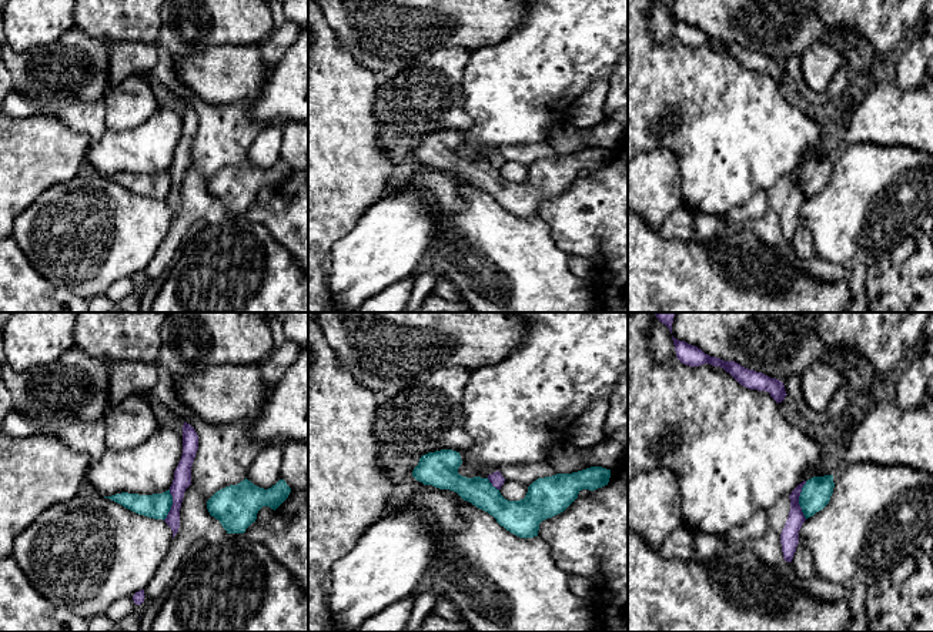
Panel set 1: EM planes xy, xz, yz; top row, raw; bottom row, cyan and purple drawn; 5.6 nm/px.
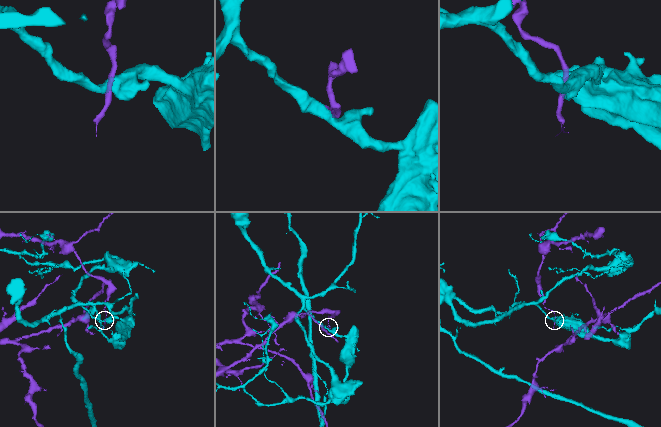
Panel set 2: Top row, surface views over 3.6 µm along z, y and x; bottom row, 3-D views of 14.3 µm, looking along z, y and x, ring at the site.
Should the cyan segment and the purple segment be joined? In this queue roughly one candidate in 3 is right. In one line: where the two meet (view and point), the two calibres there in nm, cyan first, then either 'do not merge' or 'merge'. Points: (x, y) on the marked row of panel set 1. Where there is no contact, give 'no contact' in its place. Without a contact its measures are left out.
yz (799, 500) | 170/110 nm | do not merge

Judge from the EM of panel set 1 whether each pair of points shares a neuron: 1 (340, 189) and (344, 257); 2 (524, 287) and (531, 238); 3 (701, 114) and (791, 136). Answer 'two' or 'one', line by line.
1: two
2: one
3: one

